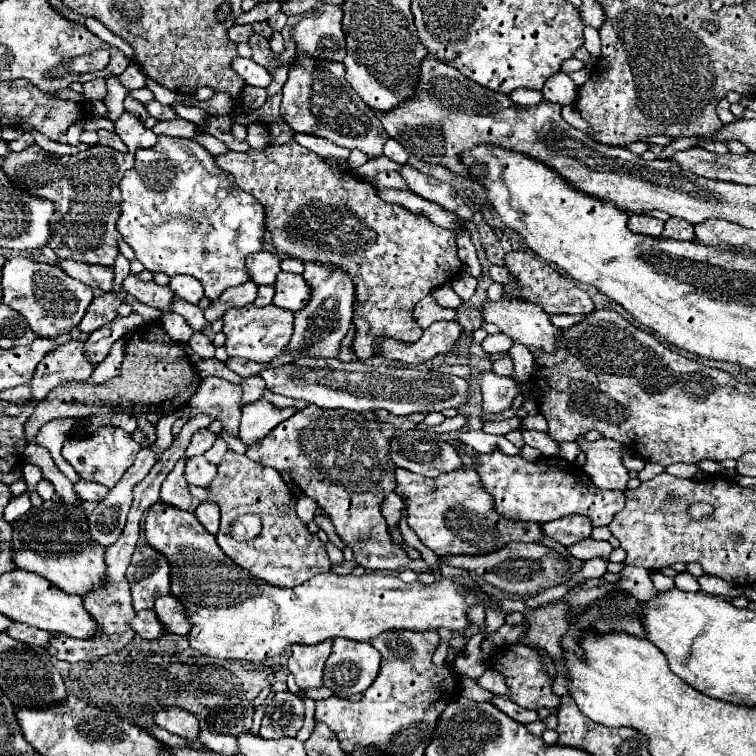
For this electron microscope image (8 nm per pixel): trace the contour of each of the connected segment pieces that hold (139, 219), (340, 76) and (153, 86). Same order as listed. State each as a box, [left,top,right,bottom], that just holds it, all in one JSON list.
[[116,136,266,300],[282,58,388,160],[146,76,182,106]]

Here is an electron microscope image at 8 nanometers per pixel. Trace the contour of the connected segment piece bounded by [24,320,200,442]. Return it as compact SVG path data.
M160 320L146 322L140 328L142 330L136 330L128 338L122 372L114 380L108 380L102 386L66 382L54 388L42 402L38 402L38 406L34 408L32 416L26 420L24 426L28 442L34 442L38 428L54 418L86 418L90 414L90 408L84 406L110 406L112 410L128 412L134 416L148 412L160 412L164 416L174 410L180 410L190 402L190 398L196 394L200 386L200 376L196 374L180 342L168 336Z

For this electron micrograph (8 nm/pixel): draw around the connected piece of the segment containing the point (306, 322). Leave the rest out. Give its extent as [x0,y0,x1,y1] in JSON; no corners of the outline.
[286,262,354,362]

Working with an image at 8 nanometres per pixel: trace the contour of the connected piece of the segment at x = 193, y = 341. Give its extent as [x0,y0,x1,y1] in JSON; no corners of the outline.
[188,332,214,358]

